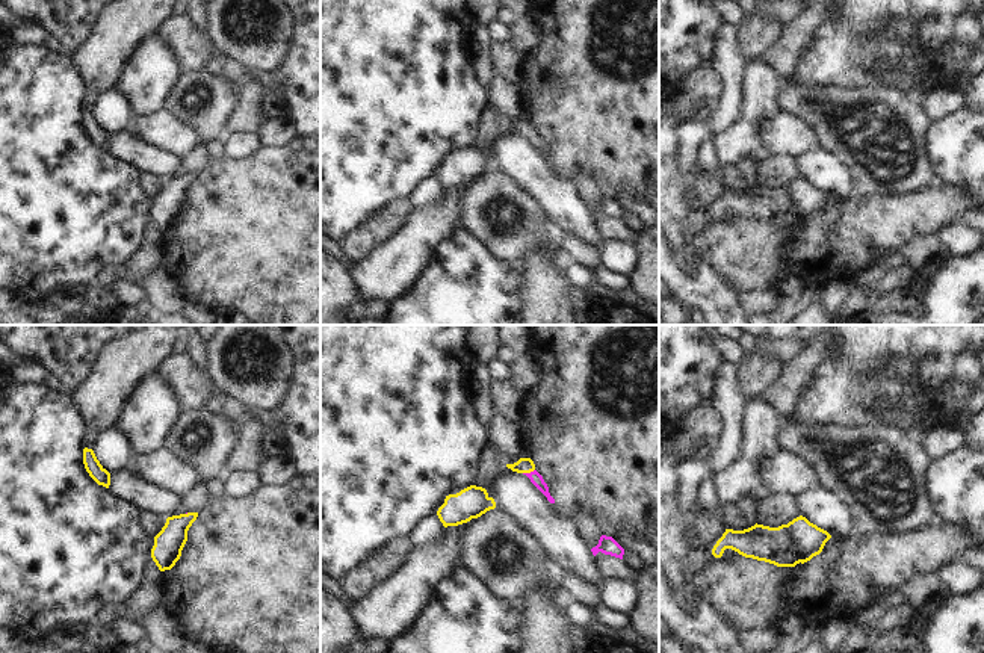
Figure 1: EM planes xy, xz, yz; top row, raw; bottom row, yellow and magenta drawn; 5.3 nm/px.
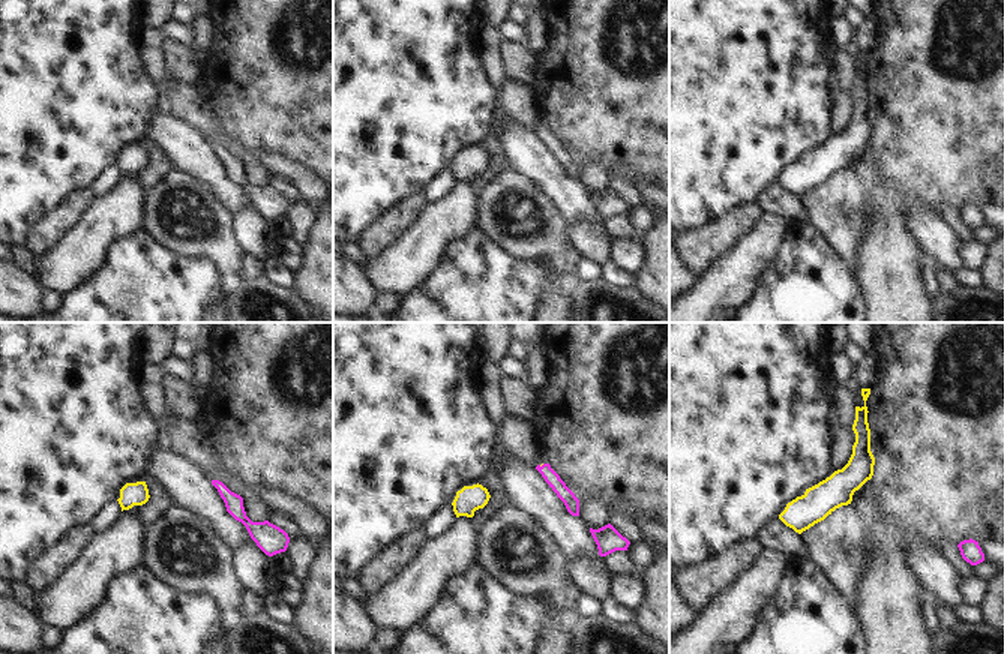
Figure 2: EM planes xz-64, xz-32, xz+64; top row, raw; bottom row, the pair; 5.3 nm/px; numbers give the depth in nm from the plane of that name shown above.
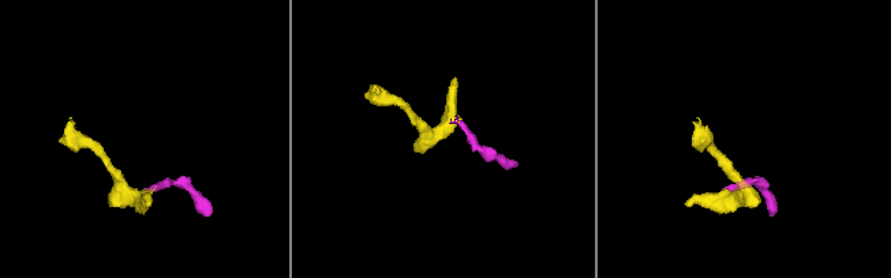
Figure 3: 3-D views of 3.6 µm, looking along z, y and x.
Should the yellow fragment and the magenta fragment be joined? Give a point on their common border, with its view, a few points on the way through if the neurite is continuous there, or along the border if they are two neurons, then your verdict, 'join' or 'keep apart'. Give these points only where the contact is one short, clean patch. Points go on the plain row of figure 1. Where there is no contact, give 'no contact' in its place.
contact xz (528, 133); way xz (523, 126), (528, 133), (535, 139); join

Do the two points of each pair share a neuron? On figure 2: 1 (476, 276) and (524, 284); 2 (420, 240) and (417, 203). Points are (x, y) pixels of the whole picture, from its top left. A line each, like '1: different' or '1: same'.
1: same
2: different

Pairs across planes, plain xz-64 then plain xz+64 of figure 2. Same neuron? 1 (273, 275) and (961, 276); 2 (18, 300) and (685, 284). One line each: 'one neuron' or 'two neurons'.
1: one neuron
2: one neuron

